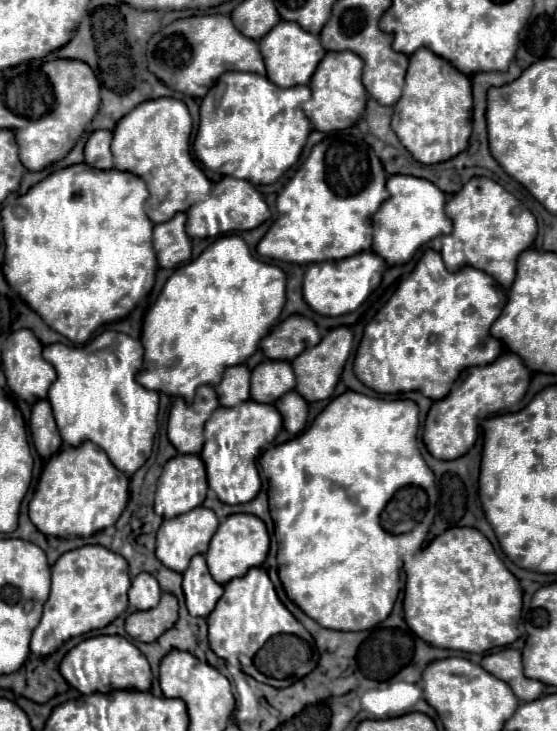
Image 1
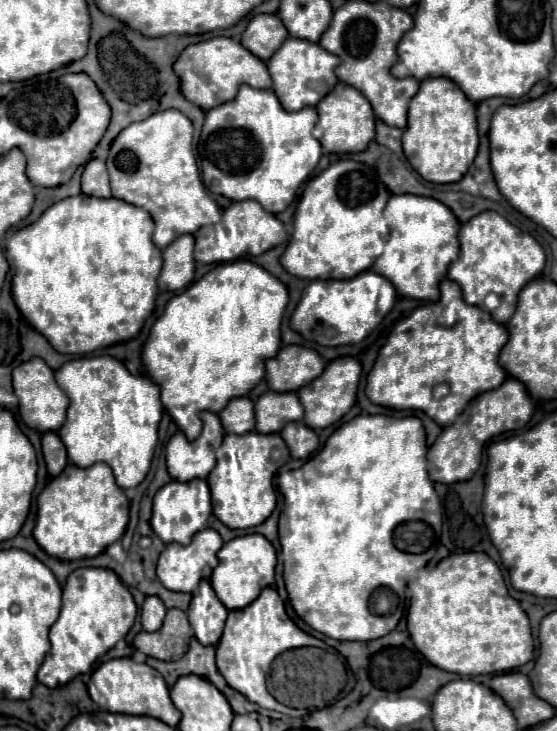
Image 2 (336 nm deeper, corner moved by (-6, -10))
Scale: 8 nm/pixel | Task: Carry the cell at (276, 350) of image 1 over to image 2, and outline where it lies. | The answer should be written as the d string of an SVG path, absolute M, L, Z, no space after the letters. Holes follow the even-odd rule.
M283 346L273 360L265 362L267 384L273 392L297 392L305 384L311 384L321 376L325 360L303 346Z

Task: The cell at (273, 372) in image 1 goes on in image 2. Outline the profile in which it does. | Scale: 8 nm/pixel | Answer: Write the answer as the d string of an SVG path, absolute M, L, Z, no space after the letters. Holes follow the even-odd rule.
M265 392L255 404L255 420L257 432L275 434L287 422L299 422L303 416L301 402L295 392Z

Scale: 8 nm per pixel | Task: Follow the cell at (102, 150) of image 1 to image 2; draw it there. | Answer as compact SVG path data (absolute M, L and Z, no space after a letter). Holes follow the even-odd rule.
M93 158L85 170L83 170L83 178L81 178L81 190L85 196L95 196L95 198L111 198L111 190L109 190L109 176L107 176L107 168L103 160Z

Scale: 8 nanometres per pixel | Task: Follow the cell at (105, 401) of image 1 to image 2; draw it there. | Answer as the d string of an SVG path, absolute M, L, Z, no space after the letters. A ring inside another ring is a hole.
M89 356L89 358L69 360L55 372L55 380L71 400L67 410L67 420L57 432L61 436L61 442L67 448L69 462L81 468L87 468L89 464L95 462L105 462L111 466L119 488L123 490L135 488L147 476L153 450L157 444L157 426L163 412L157 384L153 384L145 376L129 374L127 368L111 356Z

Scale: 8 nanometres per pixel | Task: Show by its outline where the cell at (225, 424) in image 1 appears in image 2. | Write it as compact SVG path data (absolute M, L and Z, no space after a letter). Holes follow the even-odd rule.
M247 432L245 436L225 434L223 444L217 450L217 464L211 470L207 484L211 490L213 514L227 528L253 528L263 524L277 506L277 496L273 490L275 472L289 460L289 448L279 434L259 434Z

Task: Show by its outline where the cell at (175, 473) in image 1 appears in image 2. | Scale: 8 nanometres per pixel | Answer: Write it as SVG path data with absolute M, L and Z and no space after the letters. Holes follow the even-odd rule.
M195 478L191 482L173 480L165 484L153 498L151 528L165 544L171 544L171 542L189 544L189 540L207 526L209 516L211 516L211 498L209 498L207 482L201 478Z

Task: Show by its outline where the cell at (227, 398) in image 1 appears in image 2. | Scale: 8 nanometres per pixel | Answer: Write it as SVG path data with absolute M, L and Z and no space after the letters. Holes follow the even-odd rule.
M245 396L231 400L219 412L219 418L221 418L225 432L231 432L231 434L253 432L255 430L254 403Z

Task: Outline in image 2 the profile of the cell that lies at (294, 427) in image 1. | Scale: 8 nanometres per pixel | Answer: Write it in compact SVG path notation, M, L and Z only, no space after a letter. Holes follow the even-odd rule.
M303 422L287 424L279 434L285 440L287 448L291 450L293 458L307 460L317 452L317 446L319 446L317 434L309 426L305 426Z

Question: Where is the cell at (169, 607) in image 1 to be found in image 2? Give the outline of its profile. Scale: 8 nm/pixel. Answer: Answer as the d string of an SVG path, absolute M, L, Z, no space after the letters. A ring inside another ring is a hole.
M171 608L165 616L161 630L157 632L139 632L133 640L135 648L151 658L159 658L165 662L181 660L187 652L193 630L187 622L187 614L183 610Z

